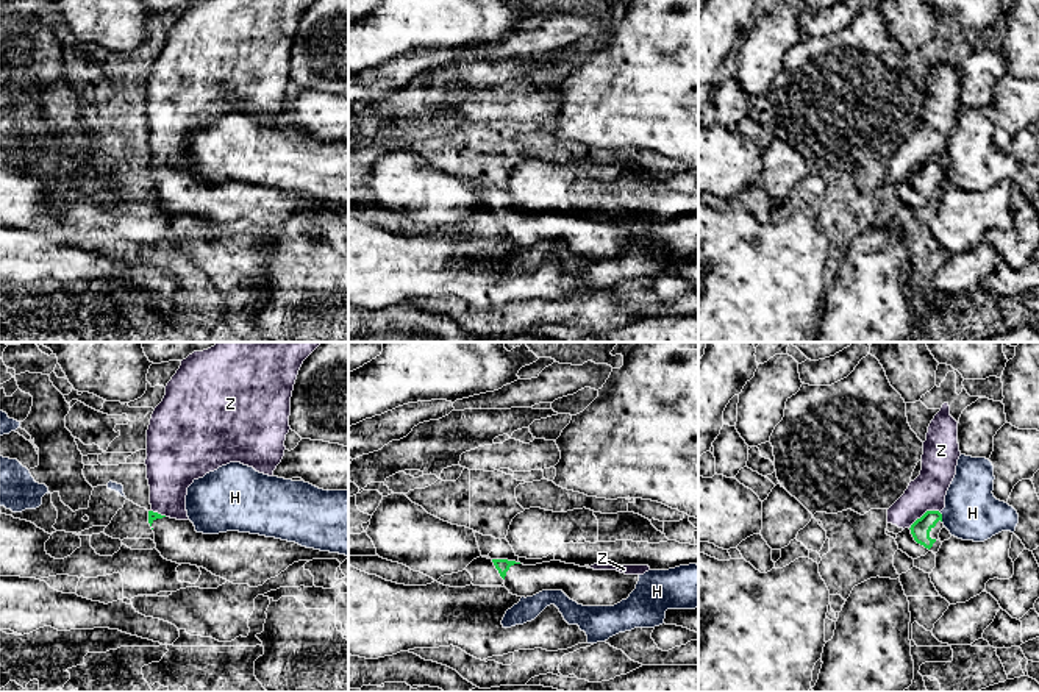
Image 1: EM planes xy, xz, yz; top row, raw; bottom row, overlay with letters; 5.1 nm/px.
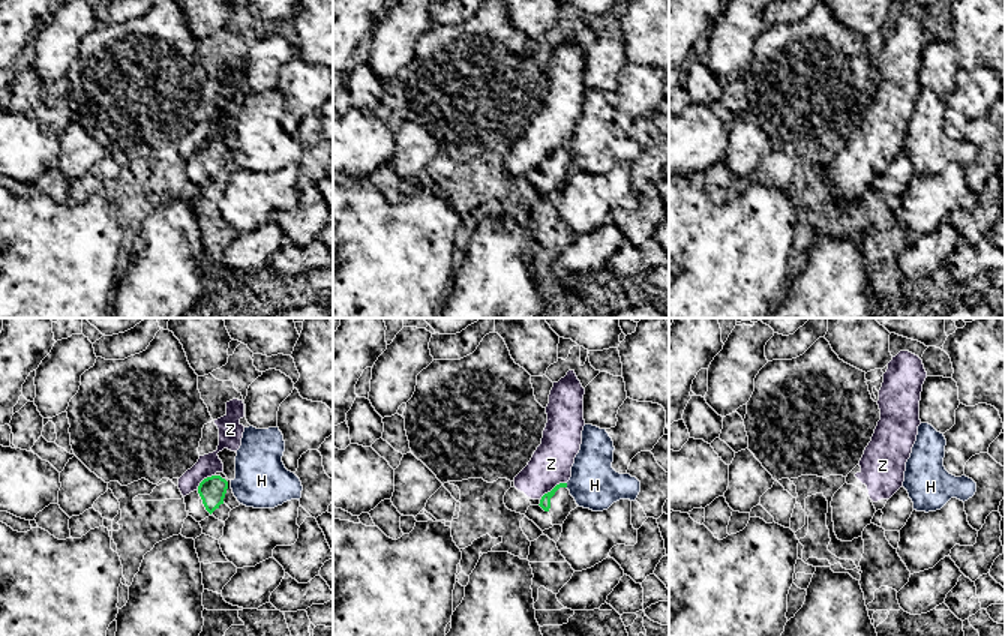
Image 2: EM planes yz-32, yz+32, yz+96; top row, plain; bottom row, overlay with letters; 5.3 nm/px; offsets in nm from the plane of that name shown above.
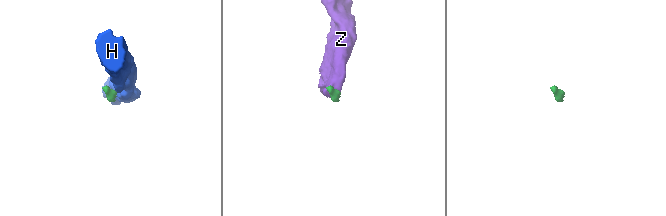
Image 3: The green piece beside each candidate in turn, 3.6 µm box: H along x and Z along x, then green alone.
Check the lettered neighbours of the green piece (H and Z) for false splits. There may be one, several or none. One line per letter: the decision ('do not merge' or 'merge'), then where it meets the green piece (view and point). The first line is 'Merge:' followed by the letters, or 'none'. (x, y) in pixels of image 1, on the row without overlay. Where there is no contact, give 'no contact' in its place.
Merge: none
H: do not merge | yz (941, 167)
Z: do not merge | yz (925, 163)

